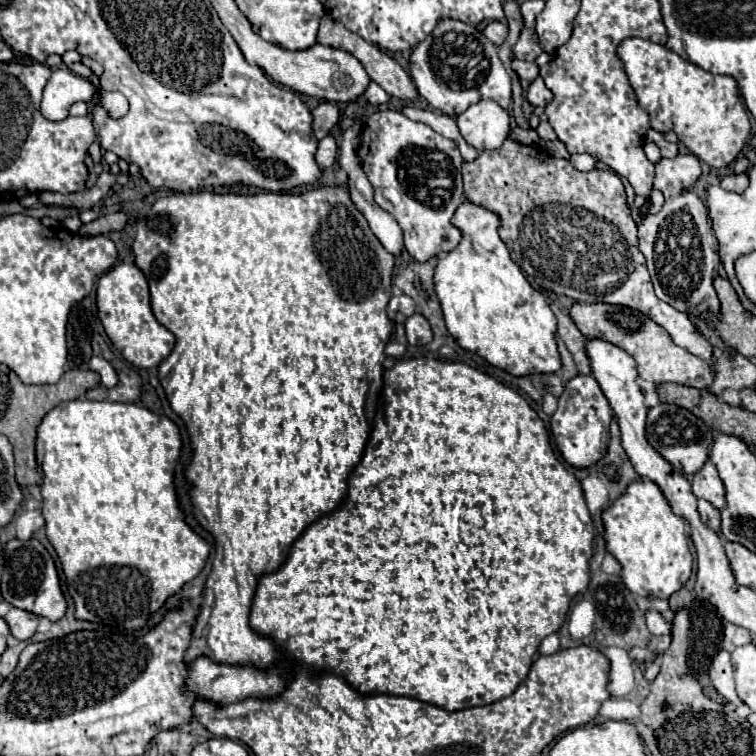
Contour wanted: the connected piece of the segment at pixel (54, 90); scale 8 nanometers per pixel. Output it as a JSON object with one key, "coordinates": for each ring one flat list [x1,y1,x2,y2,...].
{"coordinates":[[58,68,52,72,44,98,42,98,42,114,48,120,64,120,68,116,68,108,82,100,82,102,92,102,96,96,96,86,82,78,72,74,68,68]]}

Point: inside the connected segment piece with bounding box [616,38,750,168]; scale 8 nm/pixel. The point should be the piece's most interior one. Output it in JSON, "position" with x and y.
{"position":[704,110]}

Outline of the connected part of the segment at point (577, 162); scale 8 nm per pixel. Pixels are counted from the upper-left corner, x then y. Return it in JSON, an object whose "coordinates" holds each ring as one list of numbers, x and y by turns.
{"coordinates":[[574,154,574,156,570,158,570,162,574,164,574,168,578,168,578,170,582,170,582,172,588,172,588,170,596,168,596,160,594,160,590,154]]}

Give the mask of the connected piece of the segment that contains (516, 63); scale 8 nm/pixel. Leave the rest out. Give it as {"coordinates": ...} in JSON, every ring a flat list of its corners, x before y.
{"coordinates":[[512,58,512,70,514,70,522,80,530,80,530,82,538,76,538,66,536,66,536,62,526,62,526,60]]}

